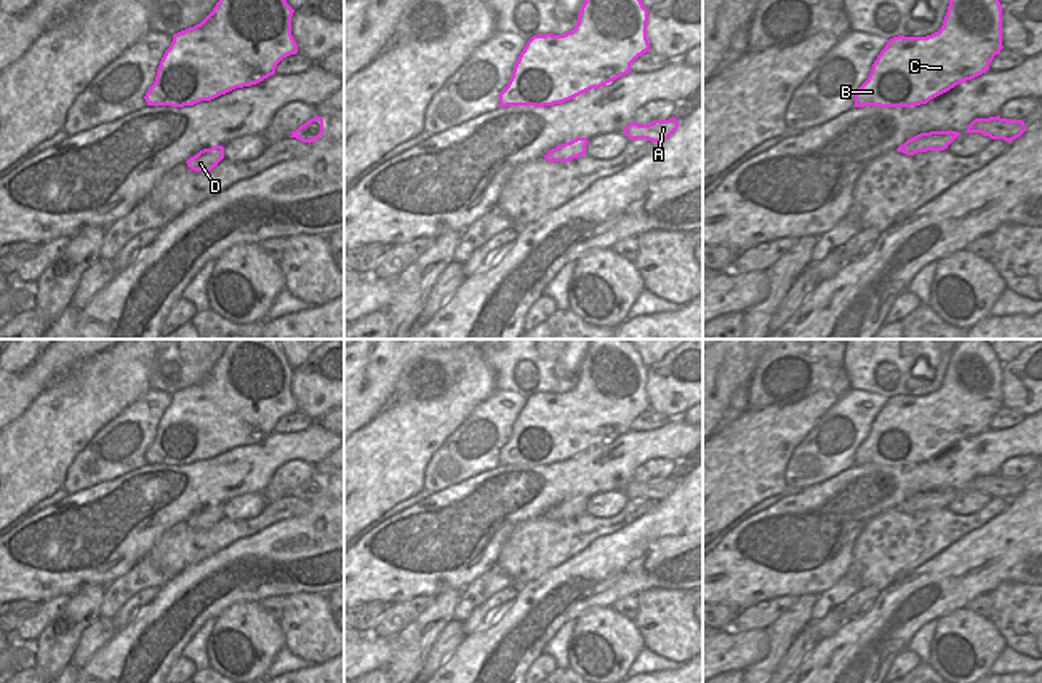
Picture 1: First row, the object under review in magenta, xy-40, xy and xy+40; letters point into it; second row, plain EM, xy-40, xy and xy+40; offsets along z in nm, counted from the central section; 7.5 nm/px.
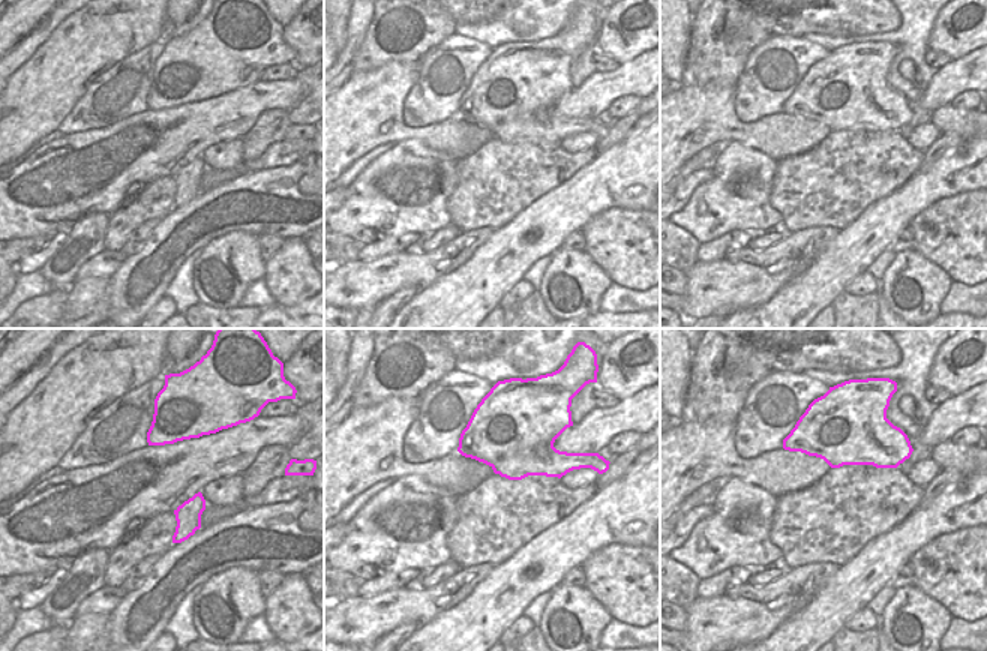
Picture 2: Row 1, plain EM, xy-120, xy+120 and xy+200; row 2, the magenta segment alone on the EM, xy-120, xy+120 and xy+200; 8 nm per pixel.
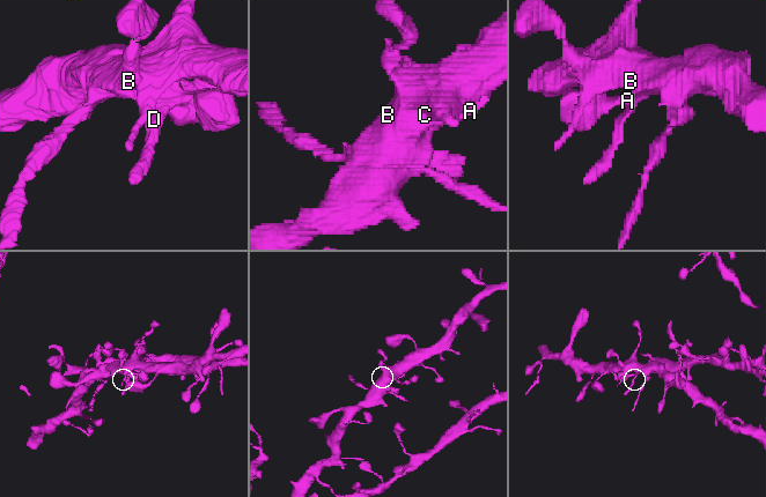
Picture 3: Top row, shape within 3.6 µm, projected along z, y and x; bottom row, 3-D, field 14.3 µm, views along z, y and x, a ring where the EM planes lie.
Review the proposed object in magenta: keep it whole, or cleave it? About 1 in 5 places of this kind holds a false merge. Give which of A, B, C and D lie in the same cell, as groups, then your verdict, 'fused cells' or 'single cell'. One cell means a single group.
groups A B C D; single cell

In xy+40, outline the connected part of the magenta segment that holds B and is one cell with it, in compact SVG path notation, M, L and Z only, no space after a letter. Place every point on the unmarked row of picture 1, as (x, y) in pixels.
M959 339L951 352L948 371L938 390L927 395L898 393L887 398L872 422L868 438L855 453L855 465L909 465L927 462L930 457L949 449L956 443L972 438L989 429L989 421L1002 408L1002 363L986 339Z

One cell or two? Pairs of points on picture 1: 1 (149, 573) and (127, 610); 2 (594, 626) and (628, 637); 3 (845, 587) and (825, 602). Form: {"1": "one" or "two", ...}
{"1": "two", "2": "one", "3": "one"}

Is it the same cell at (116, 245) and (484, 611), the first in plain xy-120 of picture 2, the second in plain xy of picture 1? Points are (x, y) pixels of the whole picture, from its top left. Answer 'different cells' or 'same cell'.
different cells

